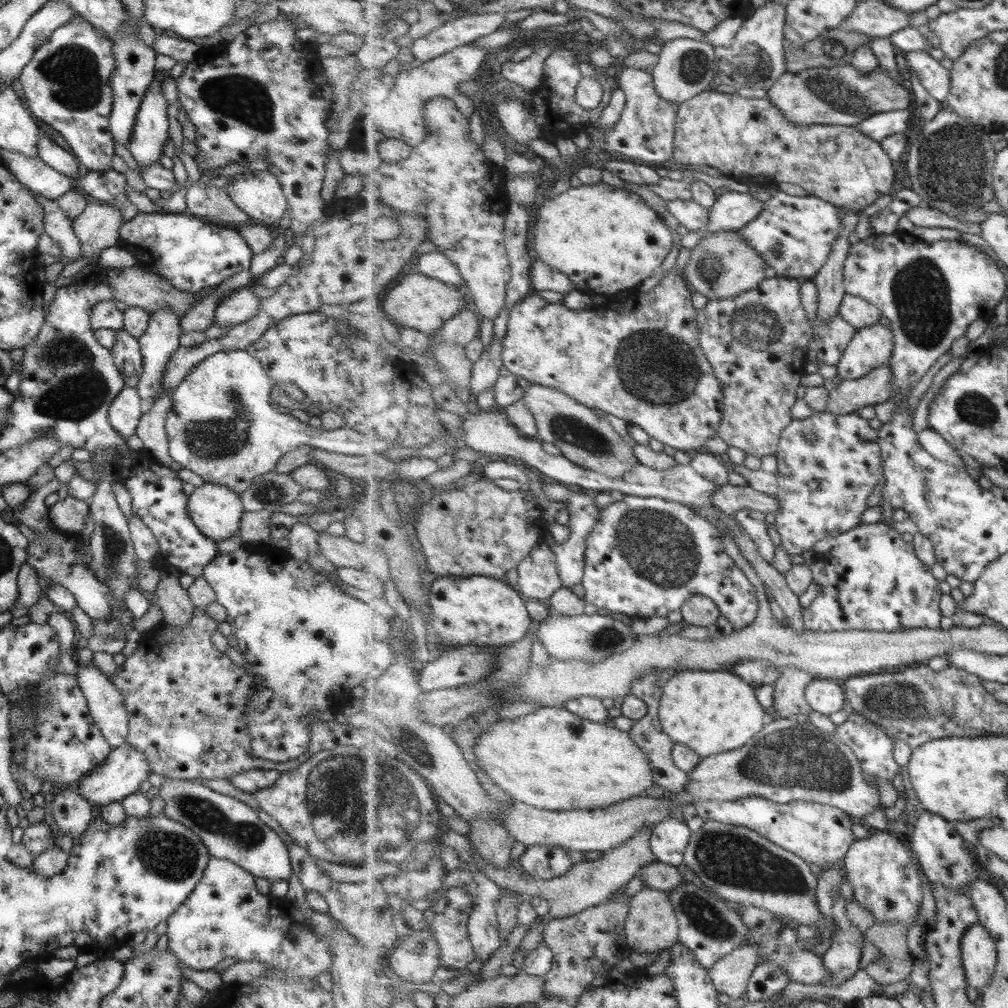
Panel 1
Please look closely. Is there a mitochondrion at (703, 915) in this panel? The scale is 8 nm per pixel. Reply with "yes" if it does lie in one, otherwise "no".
yes

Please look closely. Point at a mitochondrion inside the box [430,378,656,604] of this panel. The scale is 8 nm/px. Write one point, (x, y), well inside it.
(569, 429)

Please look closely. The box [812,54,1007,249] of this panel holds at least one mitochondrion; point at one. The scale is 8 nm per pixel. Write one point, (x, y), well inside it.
(962, 187)

